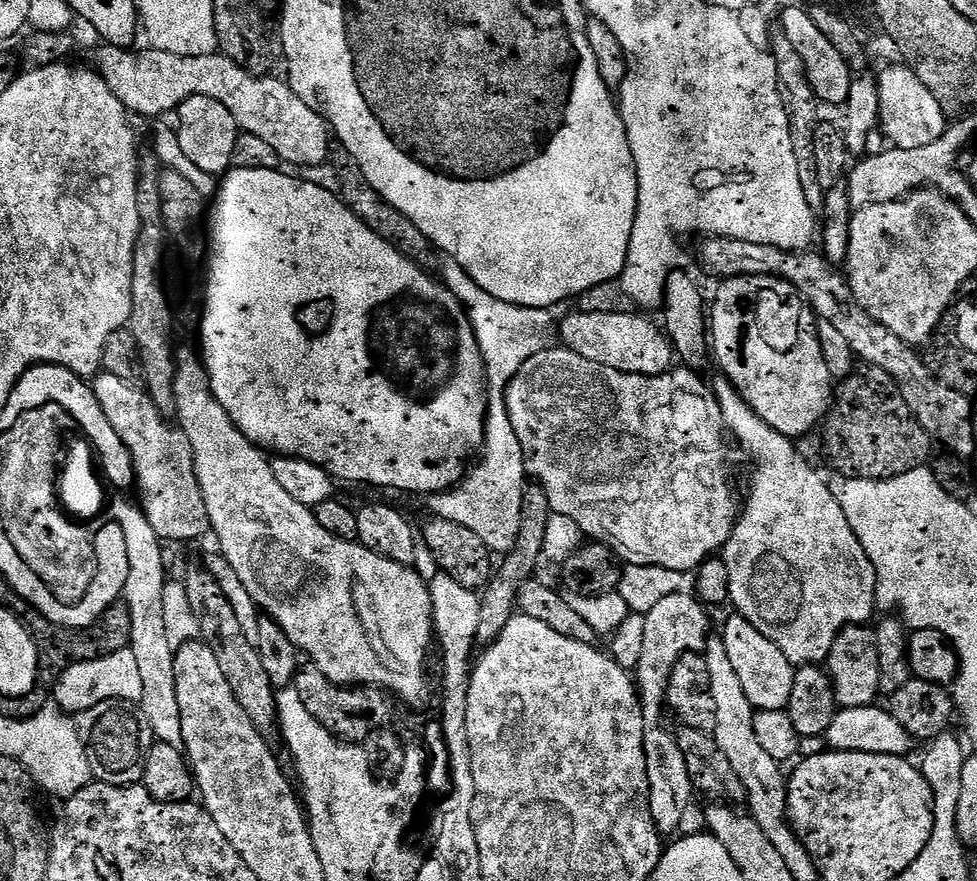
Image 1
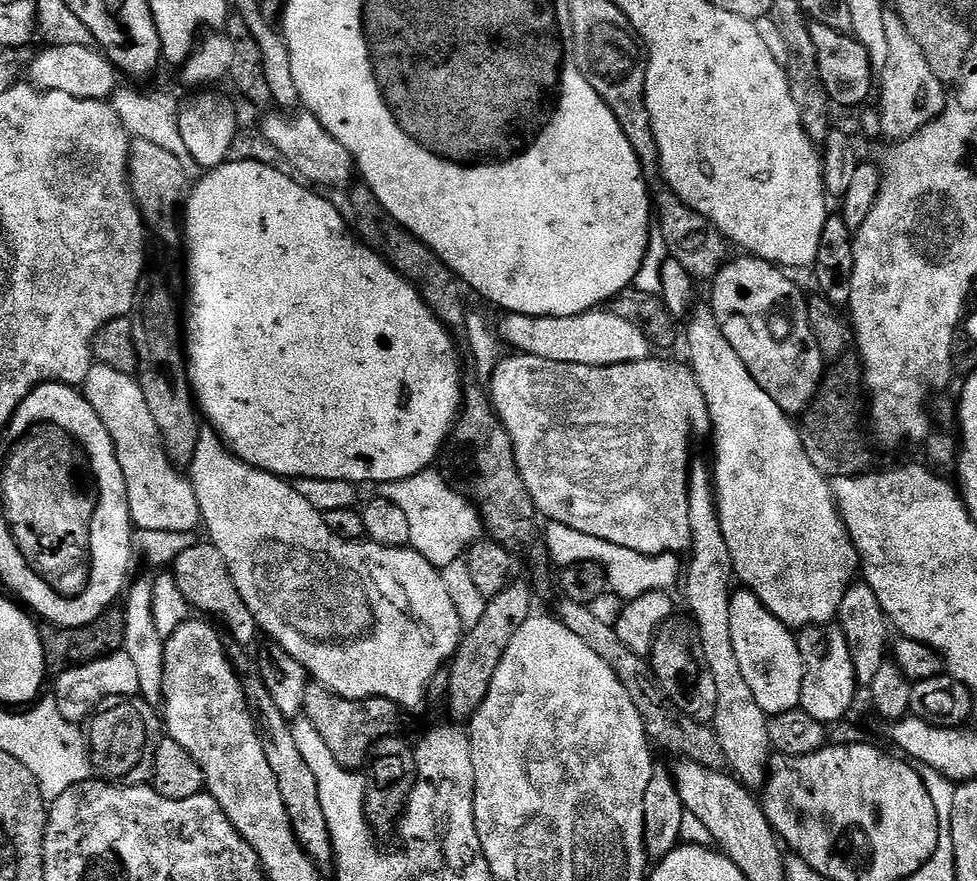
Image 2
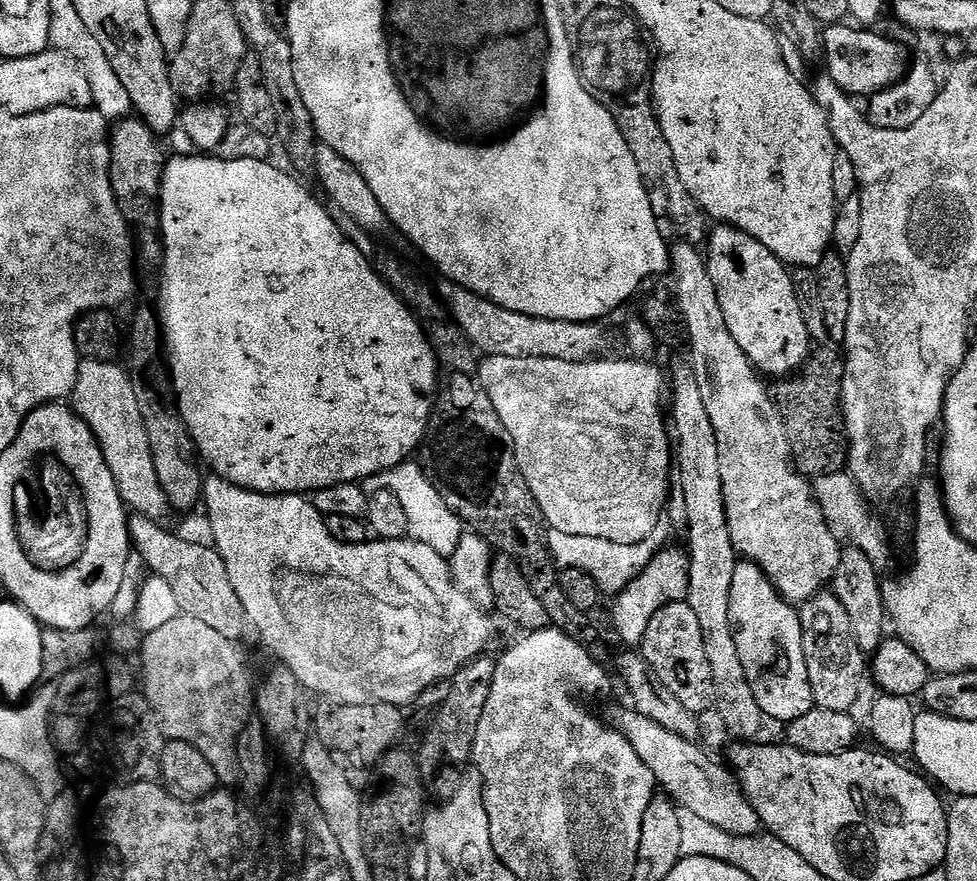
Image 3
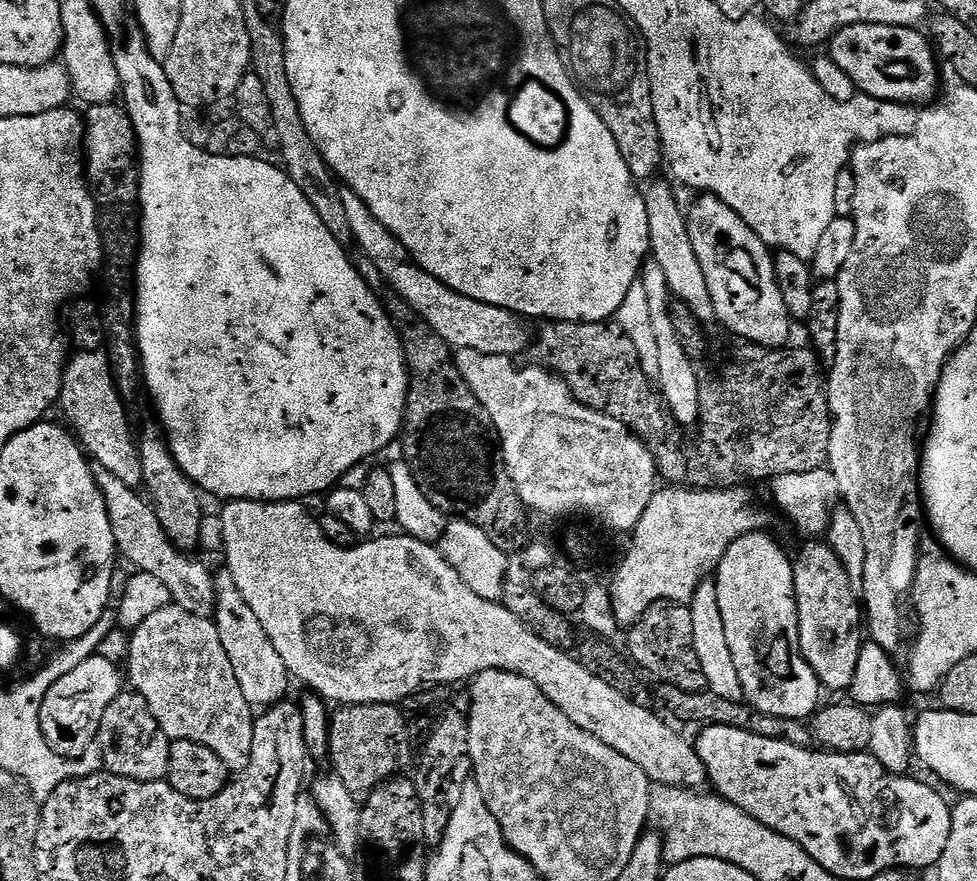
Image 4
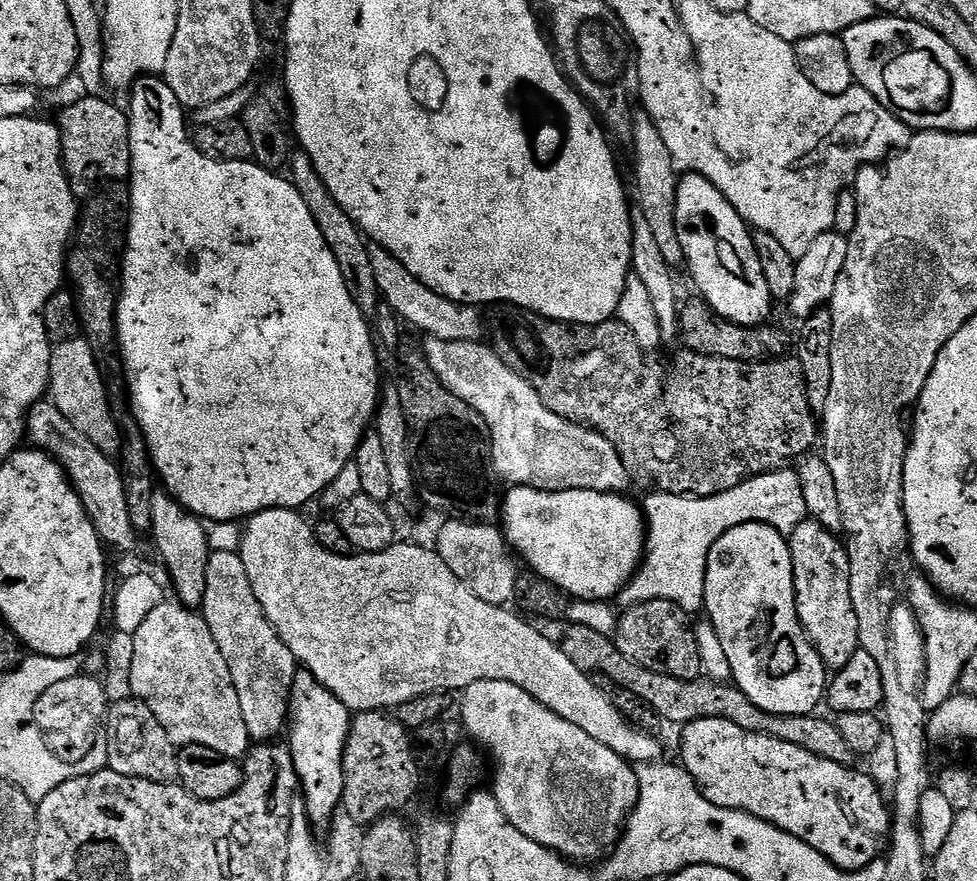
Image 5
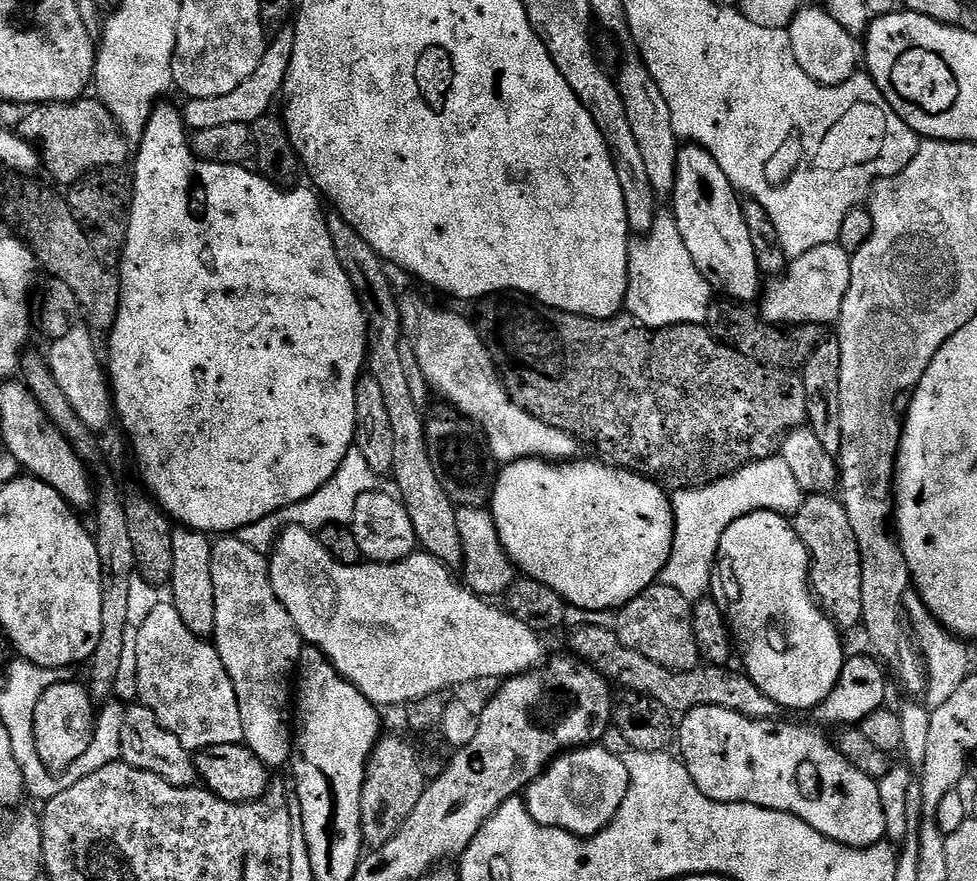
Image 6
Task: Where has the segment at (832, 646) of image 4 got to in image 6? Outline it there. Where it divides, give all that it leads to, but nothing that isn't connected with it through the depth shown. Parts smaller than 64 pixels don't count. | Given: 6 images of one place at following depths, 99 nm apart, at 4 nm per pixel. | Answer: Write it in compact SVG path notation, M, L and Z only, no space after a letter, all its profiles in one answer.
M832 494L805 495L802 506L795 514L794 527L808 551L808 582L820 607L837 628L859 629L862 624L862 554L858 550L858 538L854 538L854 529L850 526L850 518L846 518L843 504Z

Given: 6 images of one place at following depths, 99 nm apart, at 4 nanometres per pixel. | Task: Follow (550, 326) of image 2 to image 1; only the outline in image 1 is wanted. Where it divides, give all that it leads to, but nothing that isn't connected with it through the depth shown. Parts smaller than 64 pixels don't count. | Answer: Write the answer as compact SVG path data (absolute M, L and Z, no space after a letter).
M574 310L558 324L558 340L563 347L590 358L590 362L602 362L610 370L622 370L626 374L660 376L674 368L674 349L668 334L658 323L647 320L647 315L635 311L626 314L586 313Z

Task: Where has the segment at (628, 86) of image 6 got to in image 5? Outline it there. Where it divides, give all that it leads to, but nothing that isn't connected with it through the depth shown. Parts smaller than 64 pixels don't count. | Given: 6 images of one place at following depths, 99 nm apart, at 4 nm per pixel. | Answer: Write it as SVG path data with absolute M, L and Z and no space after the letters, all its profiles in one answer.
M640 110L633 115L632 118L632 134L630 137L632 143L632 152L636 155L636 192L634 188L634 196L638 199L638 207L642 210L642 214L646 218L646 222L651 226L654 238L658 241L658 246L662 250L662 258L666 258L666 262L673 266L683 265L684 250L682 242L678 238L678 230L676 229L676 185L678 183L678 169L674 158L670 154L670 149L666 147L666 142L662 142L662 134L658 130L658 126L648 117L647 112Z

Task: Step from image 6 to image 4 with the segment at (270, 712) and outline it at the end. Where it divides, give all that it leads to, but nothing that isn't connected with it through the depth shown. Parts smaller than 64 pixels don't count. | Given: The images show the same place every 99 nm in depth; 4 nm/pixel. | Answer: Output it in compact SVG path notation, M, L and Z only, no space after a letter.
M227 570L217 571L216 577L216 611L214 623L230 662L234 666L234 674L238 674L238 682L242 686L242 694L246 694L246 702L253 709L263 710L279 704L288 692L290 673L286 662L282 662L282 654L274 650L274 642L262 630L262 622L258 622L258 614L250 610L246 598L236 585L235 578Z

